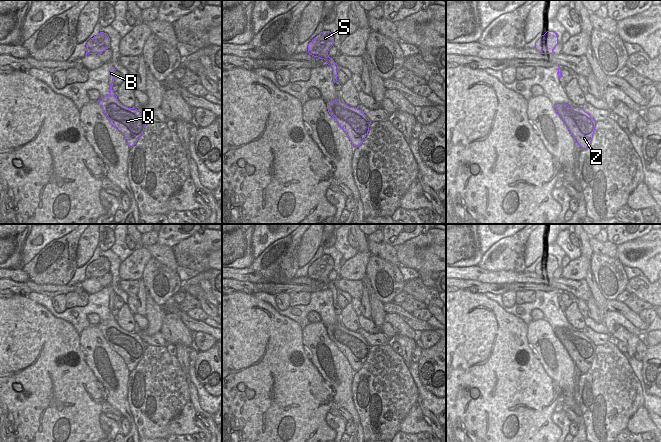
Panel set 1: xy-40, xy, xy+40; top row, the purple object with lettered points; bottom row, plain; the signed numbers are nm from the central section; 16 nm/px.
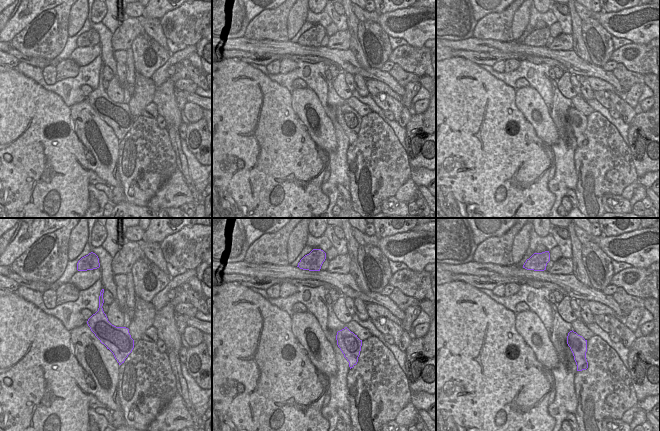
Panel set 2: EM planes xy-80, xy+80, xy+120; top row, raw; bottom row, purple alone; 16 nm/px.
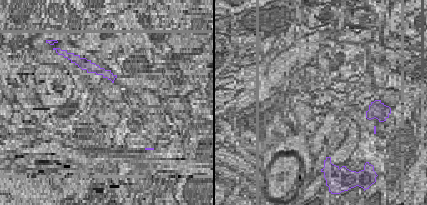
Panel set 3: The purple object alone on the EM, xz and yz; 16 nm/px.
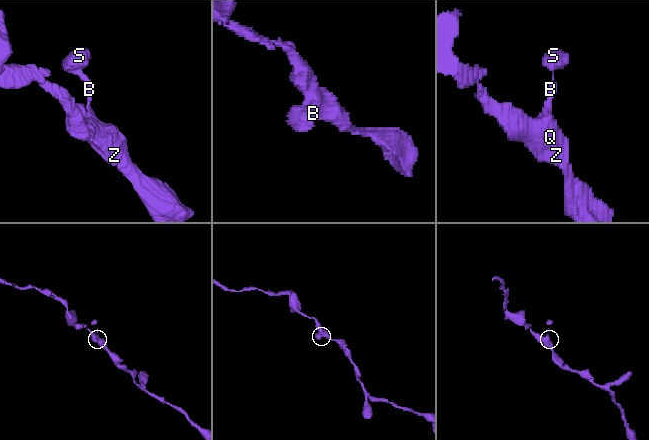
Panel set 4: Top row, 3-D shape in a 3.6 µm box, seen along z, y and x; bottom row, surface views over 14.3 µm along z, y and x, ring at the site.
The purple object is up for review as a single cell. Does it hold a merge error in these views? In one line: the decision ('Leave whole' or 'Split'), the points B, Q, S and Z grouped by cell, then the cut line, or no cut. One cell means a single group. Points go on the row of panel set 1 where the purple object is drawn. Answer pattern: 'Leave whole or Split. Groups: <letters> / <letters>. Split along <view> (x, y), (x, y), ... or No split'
Leave whole. Groups: B Q S Z. No split

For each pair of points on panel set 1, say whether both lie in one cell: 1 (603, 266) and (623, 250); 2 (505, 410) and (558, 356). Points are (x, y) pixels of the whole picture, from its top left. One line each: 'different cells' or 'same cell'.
1: different cells
2: different cells

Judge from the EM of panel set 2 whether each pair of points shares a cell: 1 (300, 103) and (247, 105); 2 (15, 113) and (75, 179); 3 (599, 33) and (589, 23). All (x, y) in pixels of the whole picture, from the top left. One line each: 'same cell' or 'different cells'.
1: different cells
2: same cell
3: same cell

